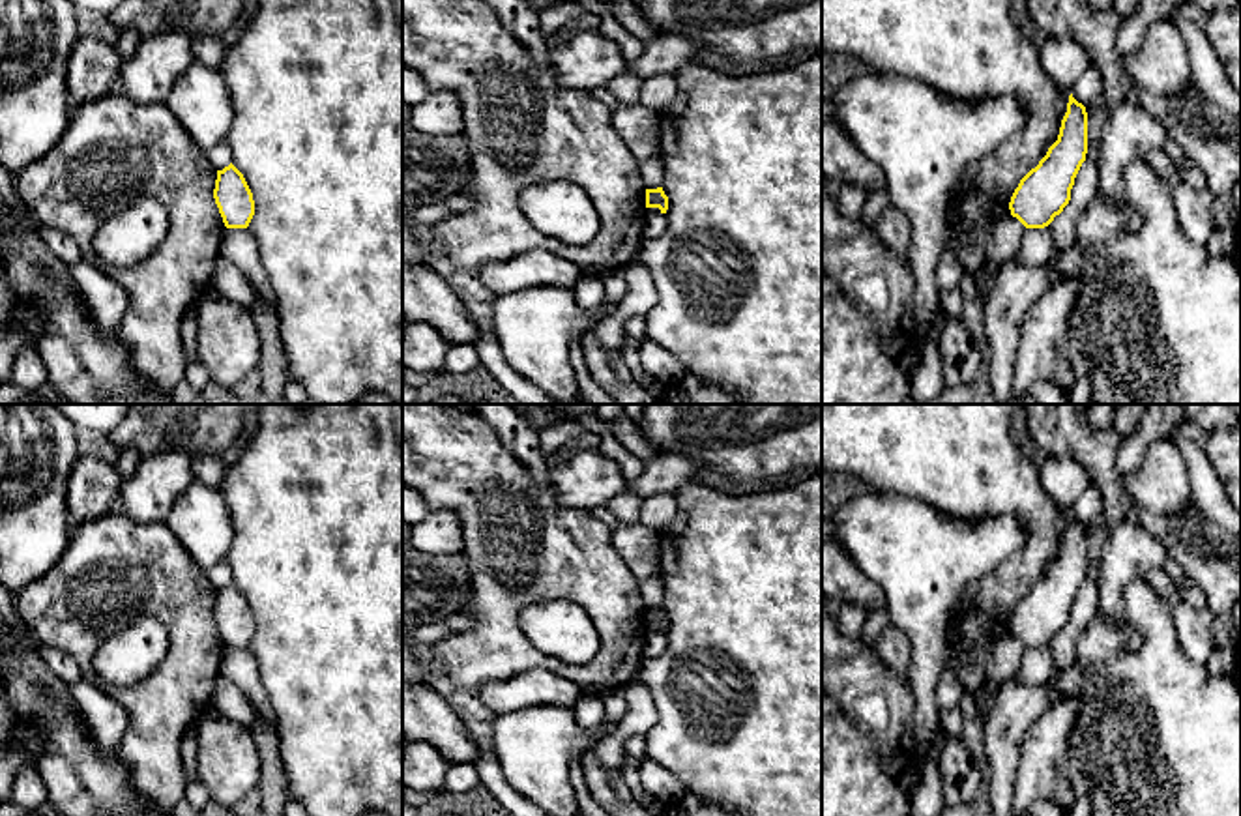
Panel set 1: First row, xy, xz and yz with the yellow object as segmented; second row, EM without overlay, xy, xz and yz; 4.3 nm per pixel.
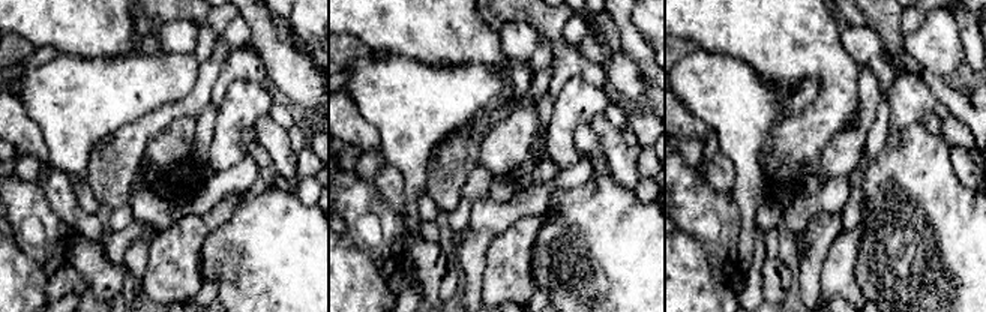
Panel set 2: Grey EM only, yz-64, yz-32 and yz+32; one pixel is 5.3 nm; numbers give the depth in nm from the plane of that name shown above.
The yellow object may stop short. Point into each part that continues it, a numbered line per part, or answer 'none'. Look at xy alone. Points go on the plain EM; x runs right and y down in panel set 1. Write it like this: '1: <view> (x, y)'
none

